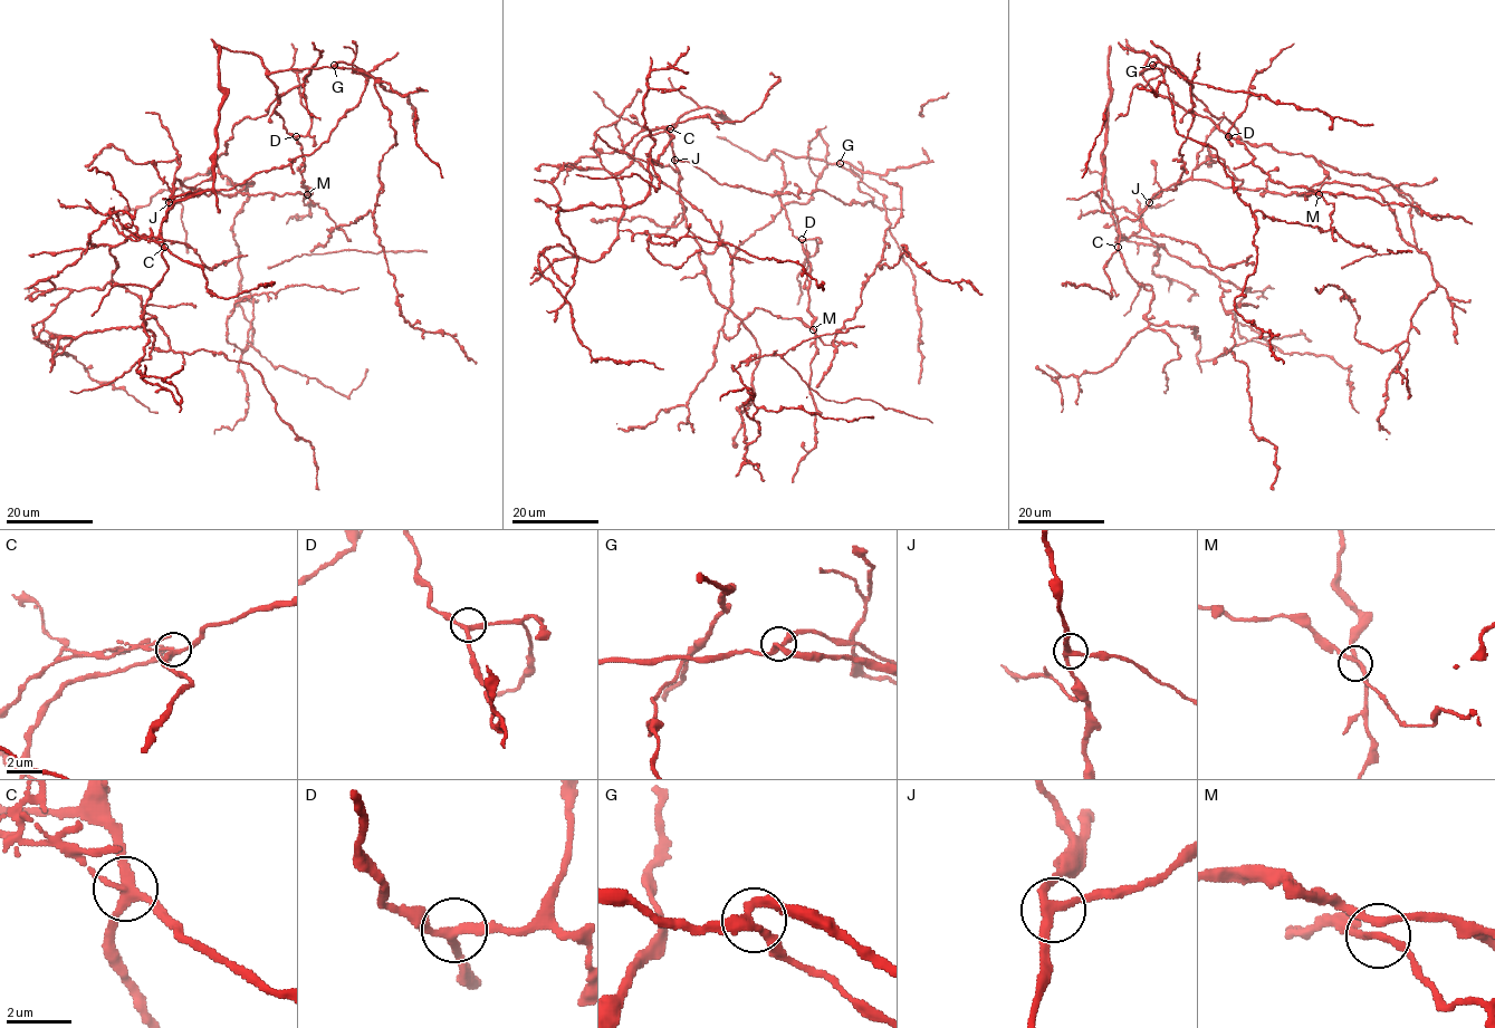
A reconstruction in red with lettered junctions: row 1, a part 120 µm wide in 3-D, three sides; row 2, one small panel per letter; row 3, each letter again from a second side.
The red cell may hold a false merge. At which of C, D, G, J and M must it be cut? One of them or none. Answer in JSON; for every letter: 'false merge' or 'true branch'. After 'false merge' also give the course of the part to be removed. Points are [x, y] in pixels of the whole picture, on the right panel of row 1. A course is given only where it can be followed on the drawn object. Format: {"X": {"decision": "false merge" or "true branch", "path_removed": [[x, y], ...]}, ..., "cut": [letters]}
{"C": {"decision": "false merge", "path_removed": [[1118, 247], [1120, 239], [1137, 232], [1146, 207], [1159, 207], [1174, 199]]}, "D": {"decision": "true branch"}, "G": {"decision": "true branch"}, "J": {"decision": "true branch"}, "M": {"decision": "true branch"}, "cut": ["C"]}

